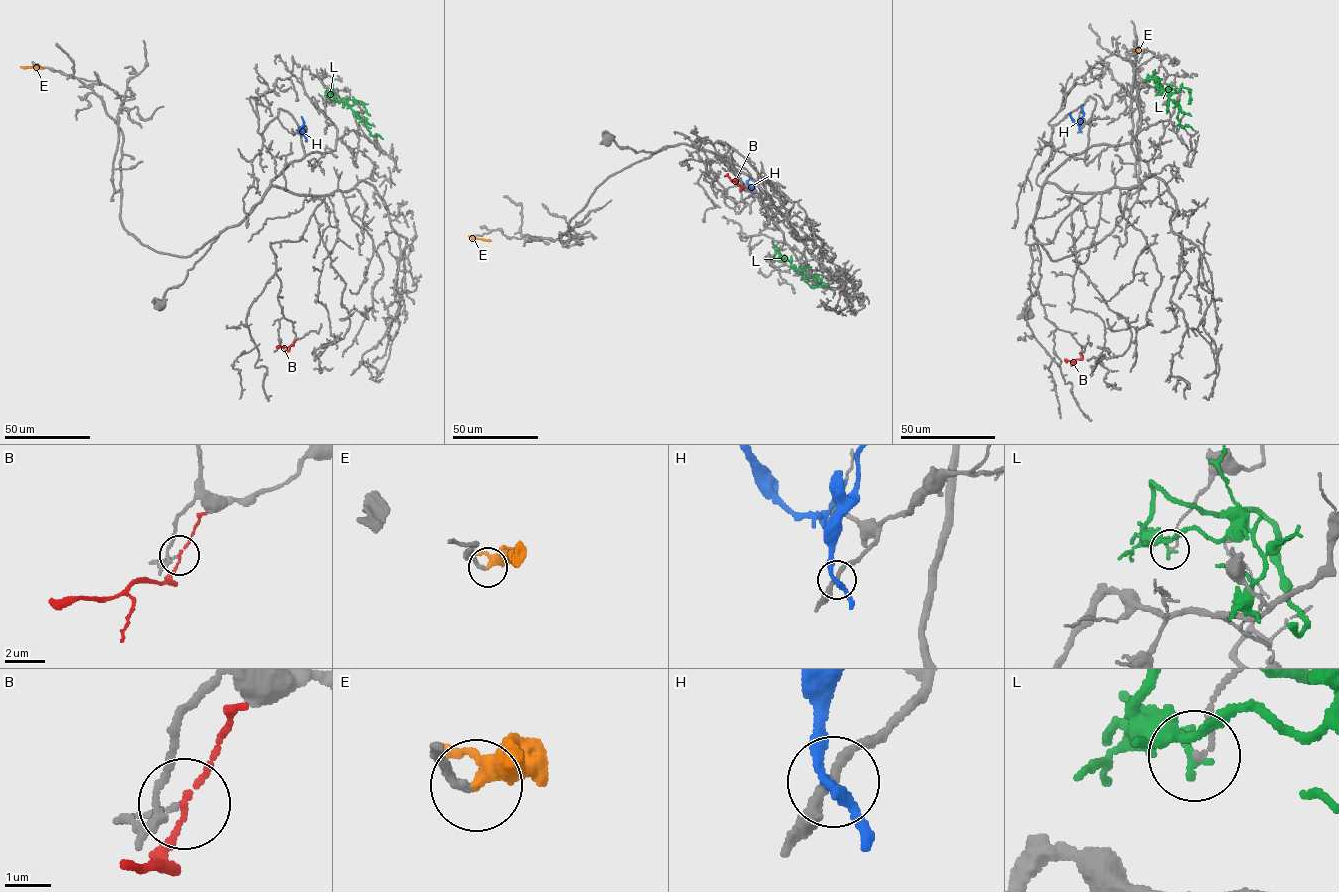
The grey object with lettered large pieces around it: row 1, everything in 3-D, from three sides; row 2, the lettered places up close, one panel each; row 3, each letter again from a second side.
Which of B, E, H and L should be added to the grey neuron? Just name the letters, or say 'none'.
E

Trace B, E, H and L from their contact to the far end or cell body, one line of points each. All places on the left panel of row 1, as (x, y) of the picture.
B: (294, 343), (277, 347), (280, 345)
E: (24, 68), (42, 68)
H: (306, 138), (301, 116)
L: (327, 94), (332, 93), (339, 103), (347, 103), (364, 121), (370, 133), (383, 139)

